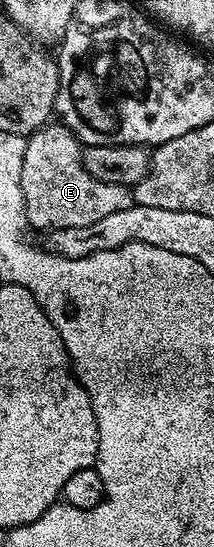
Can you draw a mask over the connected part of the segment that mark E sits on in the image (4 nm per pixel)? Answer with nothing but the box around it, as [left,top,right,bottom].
[20,124,132,232]

